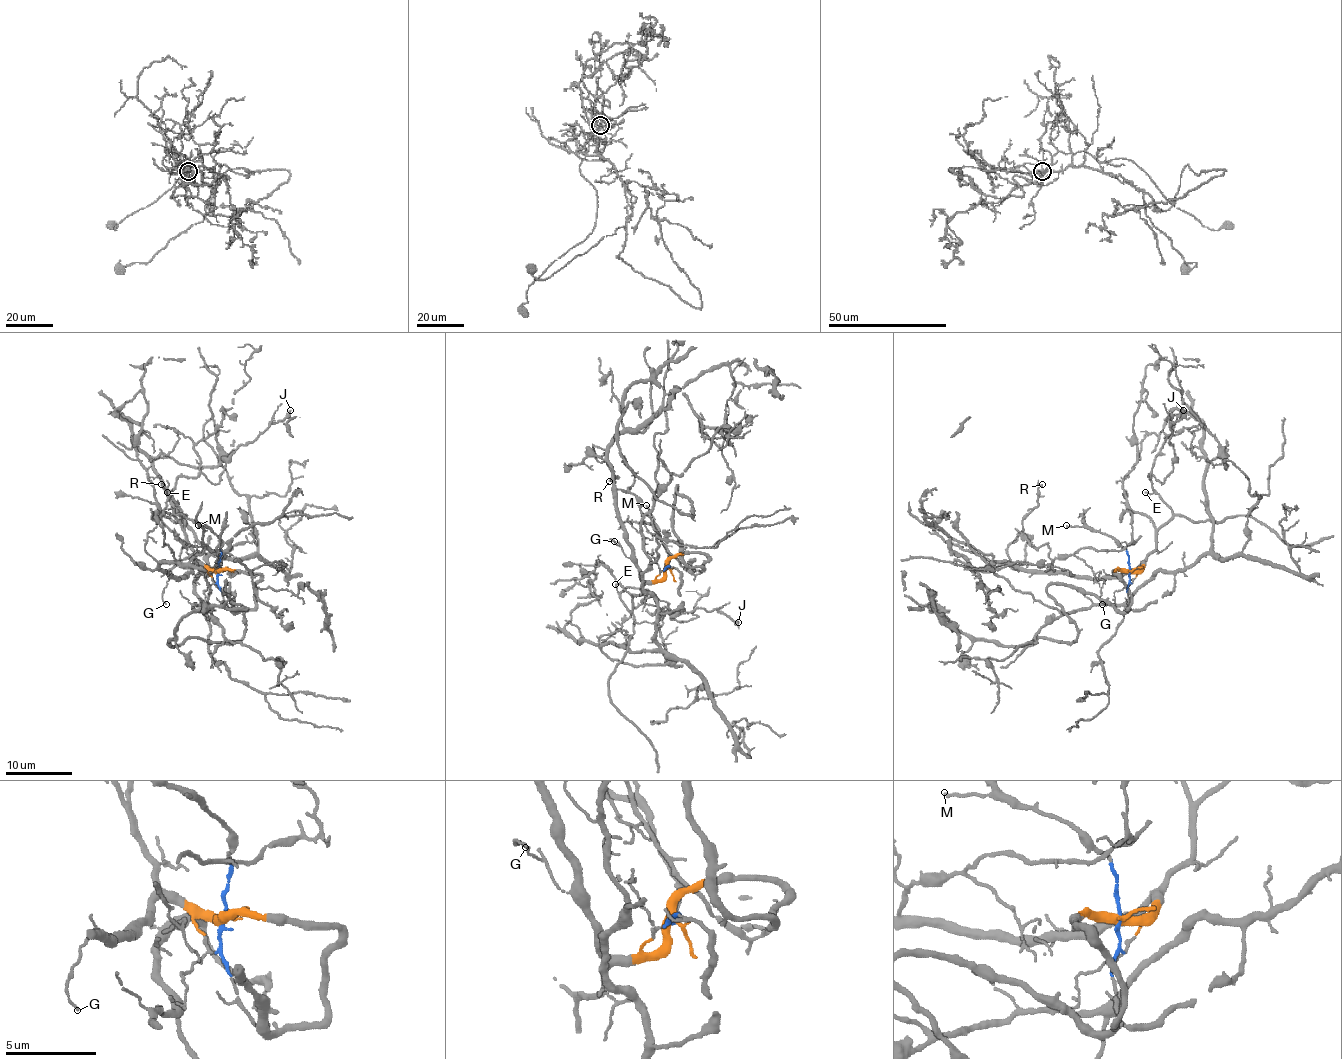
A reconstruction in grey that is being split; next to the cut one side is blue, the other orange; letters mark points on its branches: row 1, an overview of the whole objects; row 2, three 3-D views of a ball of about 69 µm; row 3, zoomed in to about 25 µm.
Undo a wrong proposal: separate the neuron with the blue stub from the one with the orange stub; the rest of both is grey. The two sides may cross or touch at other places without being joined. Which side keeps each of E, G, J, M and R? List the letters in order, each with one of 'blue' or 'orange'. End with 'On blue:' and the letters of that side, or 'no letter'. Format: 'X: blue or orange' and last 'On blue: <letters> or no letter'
E: orange
G: orange
J: orange
M: blue
R: orange
On blue: M

